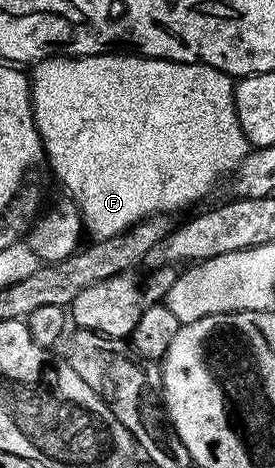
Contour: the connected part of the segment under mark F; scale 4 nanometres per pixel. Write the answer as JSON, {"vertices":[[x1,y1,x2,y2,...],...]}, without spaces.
{"vertices":[[111,51,108,53,101,53,95,57,45,57,43,61,37,62,33,66,34,73,29,74,30,79,30,102,32,103,32,111,34,112,34,122,36,123,36,131,40,135,42,140,42,149,46,152,46,159,49,168,54,168,54,173,59,177,60,180,66,184,66,189,69,196,72,198,75,205,78,206,85,228,88,230,91,238,103,239,105,237,115,237,120,235,125,229,130,229,136,223,140,223,146,217,153,217,155,215,174,215,177,209,186,209,189,205,194,205,197,201,202,201,210,192,214,189,214,184,223,177,223,179,229,178,233,174,234,170,237,169,241,161,244,160,246,154,250,152,252,146,247,141,244,131,240,127,240,123,236,119,236,109,234,107,234,81,232,80,229,73,222,73,219,69,213,69,210,65,196,64,189,65,183,61,162,61,159,57,140,57,137,55,123,55,118,51]]}

